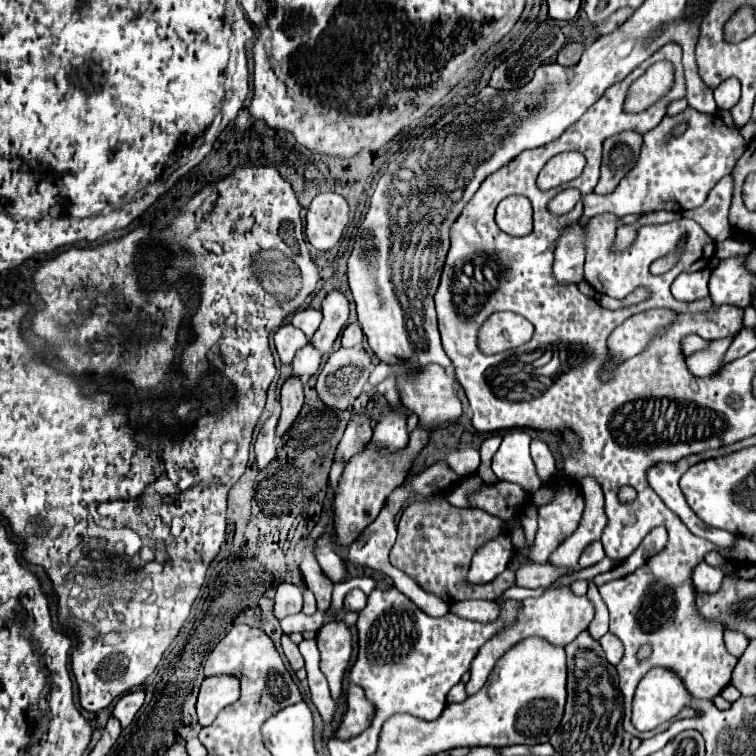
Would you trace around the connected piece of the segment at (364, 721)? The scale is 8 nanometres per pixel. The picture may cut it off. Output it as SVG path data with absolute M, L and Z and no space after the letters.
M351 686L347 692L347 712L335 738L349 740L349 738L359 736L371 724L373 714L375 714L375 706L367 702L363 690L359 686Z

